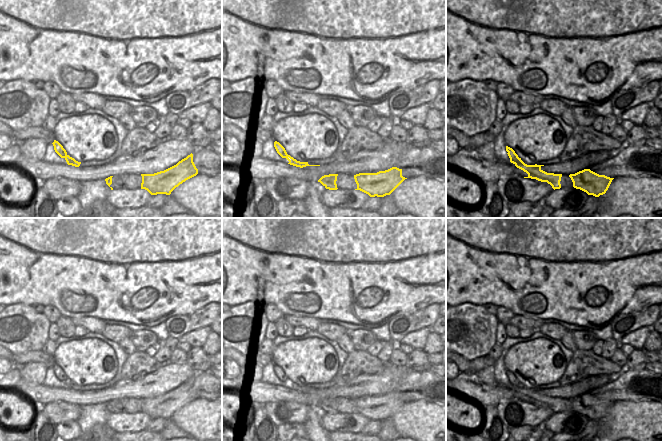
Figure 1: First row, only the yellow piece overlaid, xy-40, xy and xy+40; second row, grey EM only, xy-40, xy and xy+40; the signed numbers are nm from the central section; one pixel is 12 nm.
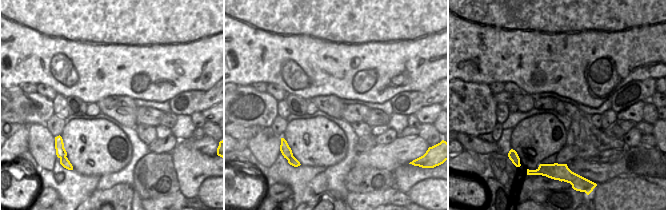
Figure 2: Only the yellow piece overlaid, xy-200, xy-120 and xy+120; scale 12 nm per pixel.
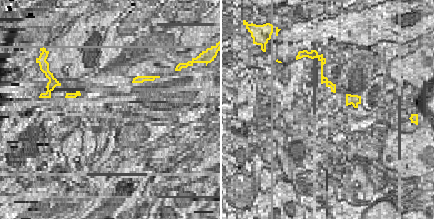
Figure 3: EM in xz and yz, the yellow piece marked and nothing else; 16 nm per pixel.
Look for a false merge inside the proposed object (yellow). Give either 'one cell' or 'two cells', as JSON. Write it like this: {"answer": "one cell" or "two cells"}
{"answer": "two cells"}

